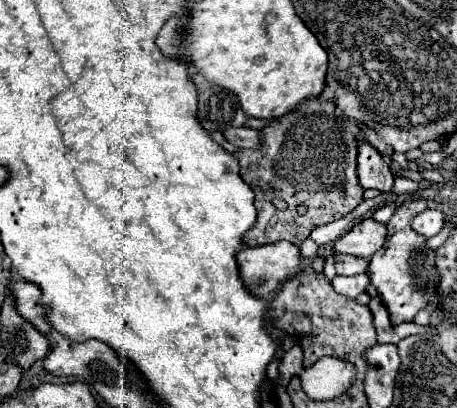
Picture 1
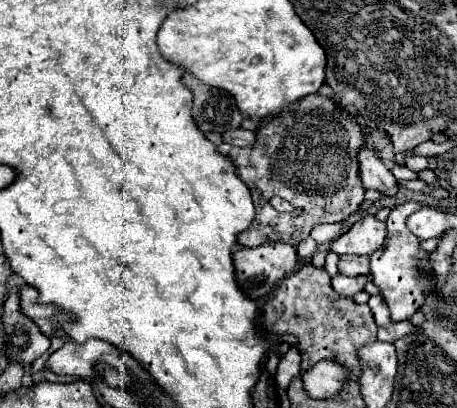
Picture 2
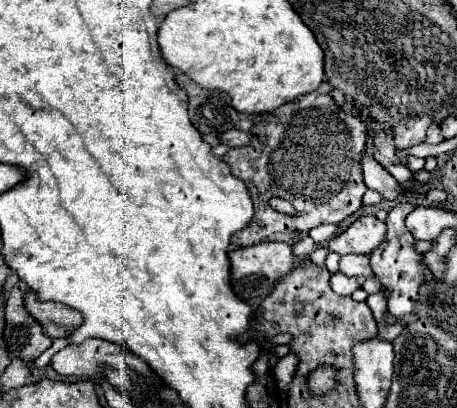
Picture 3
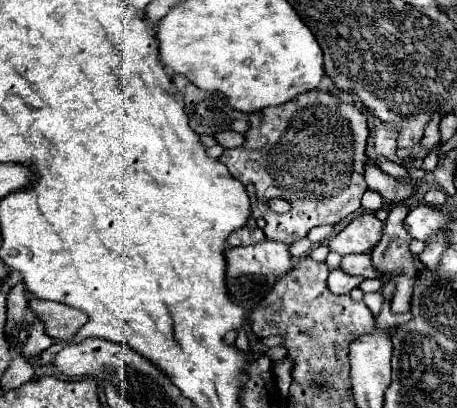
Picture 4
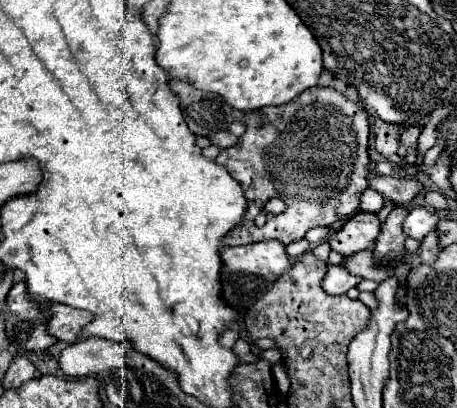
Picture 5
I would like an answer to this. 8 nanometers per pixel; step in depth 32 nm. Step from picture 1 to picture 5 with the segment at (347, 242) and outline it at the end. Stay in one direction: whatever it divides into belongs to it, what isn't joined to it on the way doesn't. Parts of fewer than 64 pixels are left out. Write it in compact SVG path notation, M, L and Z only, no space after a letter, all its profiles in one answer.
M356 212L338 232L334 232L328 242L332 250L346 254L356 254L362 250L368 250L374 246L376 238L380 234L380 220L372 212Z

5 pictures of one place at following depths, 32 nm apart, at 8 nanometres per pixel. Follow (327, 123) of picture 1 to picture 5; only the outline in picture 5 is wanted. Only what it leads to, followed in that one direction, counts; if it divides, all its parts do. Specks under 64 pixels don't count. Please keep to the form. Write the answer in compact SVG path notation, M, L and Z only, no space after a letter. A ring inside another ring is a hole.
M314 86L304 90L296 100L280 106L280 108L262 108L256 112L248 112L242 118L246 132L238 138L238 142L230 148L222 148L214 158L216 164L224 166L230 176L240 182L244 196L248 200L248 208L244 220L234 226L228 236L224 236L224 246L242 246L262 240L278 240L282 244L290 244L294 240L304 238L310 228L316 226L332 226L334 222L354 214L360 206L360 194L368 188L368 116L366 110L348 100L334 88ZM270 198L282 198L286 210L282 214L266 214L266 224L258 228L254 224L256 214L262 212L262 206Z

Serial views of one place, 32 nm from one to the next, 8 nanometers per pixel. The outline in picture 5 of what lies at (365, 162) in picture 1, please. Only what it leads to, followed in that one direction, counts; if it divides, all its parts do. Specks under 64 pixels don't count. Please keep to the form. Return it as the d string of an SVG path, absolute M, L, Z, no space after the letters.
M370 176L370 186L376 188L384 198L394 200L396 204L410 204L424 188L420 180L402 176Z

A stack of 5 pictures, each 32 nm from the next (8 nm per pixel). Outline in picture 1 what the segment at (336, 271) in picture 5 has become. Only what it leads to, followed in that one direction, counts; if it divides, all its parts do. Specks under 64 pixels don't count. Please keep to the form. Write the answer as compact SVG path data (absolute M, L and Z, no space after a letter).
M358 274L358 276L336 276L332 280L332 286L338 294L346 296L346 298L356 298L358 294L366 292L370 278L368 274Z

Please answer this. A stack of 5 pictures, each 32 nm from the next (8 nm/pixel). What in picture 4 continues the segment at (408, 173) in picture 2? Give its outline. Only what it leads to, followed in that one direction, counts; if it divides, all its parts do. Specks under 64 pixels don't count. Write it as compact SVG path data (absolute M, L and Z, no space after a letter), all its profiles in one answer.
M380 164L380 169L399 180L404 180L404 177L408 176L407 169L398 164Z

